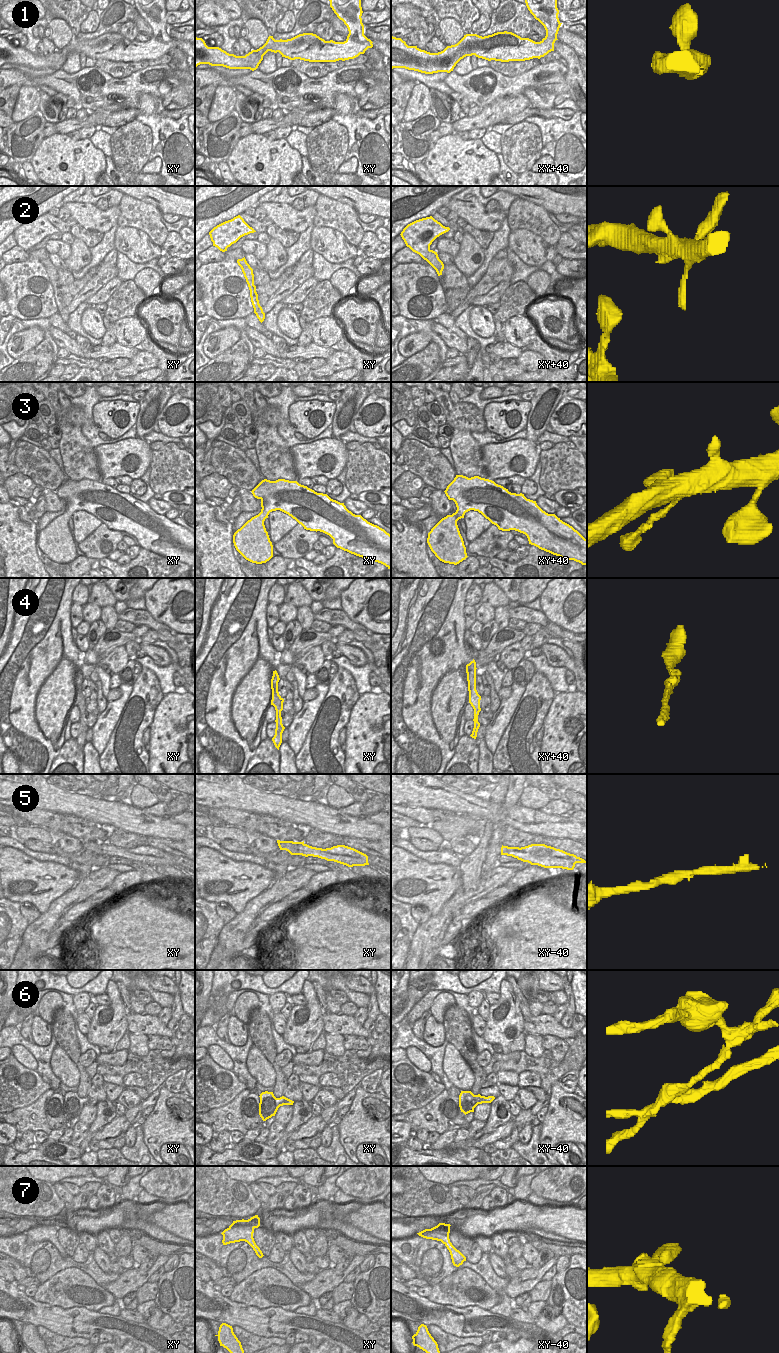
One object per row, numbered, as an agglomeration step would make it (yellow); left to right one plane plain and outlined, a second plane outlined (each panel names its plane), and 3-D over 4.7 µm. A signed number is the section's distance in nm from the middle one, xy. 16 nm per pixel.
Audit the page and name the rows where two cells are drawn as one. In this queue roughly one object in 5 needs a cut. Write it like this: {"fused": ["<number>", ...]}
{"fused": ["6"]}

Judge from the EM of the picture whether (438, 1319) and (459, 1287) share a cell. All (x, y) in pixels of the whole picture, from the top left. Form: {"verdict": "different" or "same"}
{"verdict": "different"}

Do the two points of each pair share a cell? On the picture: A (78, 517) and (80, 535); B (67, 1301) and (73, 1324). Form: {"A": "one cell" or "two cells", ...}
{"A": "one cell", "B": "two cells"}

